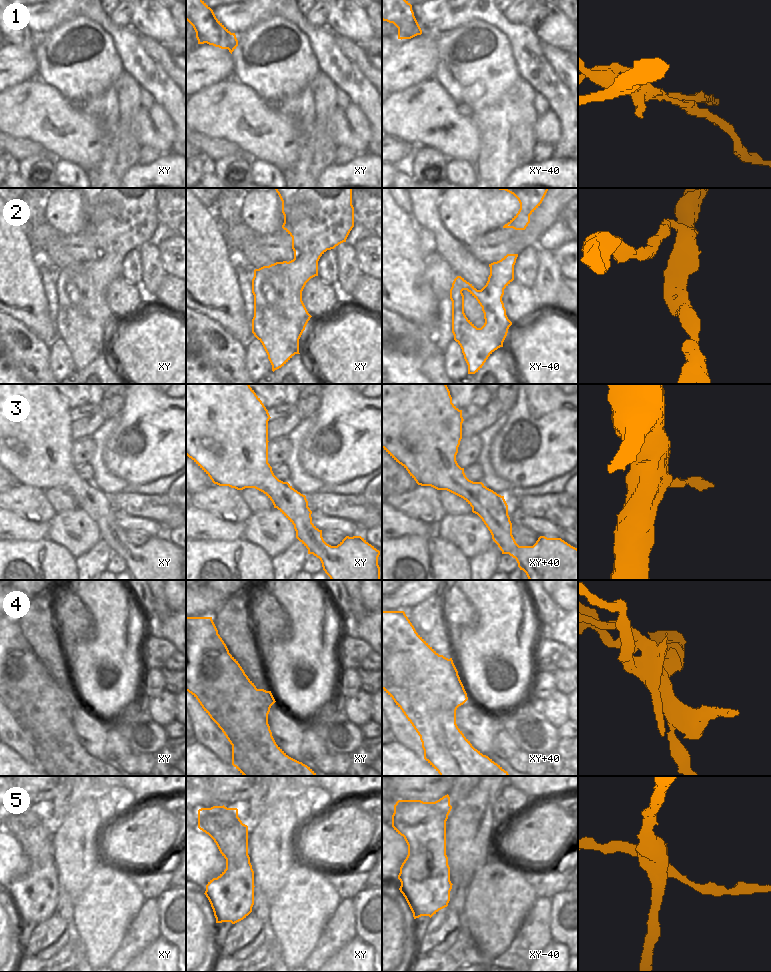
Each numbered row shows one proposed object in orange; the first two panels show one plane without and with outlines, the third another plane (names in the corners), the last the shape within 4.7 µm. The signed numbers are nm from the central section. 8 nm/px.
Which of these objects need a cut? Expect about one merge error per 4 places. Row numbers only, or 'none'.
1, 4, 5.

